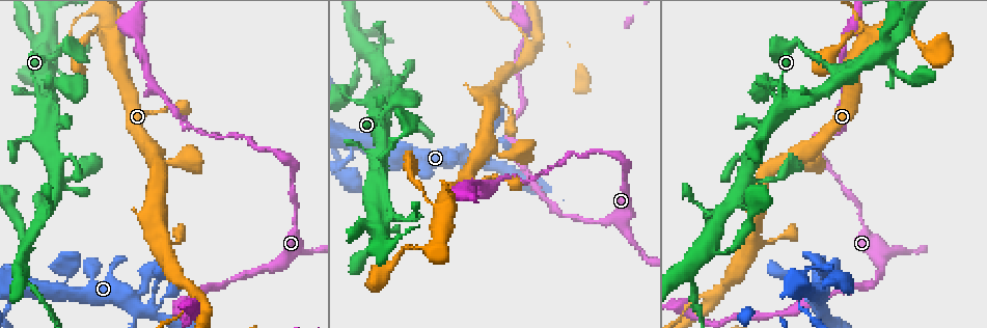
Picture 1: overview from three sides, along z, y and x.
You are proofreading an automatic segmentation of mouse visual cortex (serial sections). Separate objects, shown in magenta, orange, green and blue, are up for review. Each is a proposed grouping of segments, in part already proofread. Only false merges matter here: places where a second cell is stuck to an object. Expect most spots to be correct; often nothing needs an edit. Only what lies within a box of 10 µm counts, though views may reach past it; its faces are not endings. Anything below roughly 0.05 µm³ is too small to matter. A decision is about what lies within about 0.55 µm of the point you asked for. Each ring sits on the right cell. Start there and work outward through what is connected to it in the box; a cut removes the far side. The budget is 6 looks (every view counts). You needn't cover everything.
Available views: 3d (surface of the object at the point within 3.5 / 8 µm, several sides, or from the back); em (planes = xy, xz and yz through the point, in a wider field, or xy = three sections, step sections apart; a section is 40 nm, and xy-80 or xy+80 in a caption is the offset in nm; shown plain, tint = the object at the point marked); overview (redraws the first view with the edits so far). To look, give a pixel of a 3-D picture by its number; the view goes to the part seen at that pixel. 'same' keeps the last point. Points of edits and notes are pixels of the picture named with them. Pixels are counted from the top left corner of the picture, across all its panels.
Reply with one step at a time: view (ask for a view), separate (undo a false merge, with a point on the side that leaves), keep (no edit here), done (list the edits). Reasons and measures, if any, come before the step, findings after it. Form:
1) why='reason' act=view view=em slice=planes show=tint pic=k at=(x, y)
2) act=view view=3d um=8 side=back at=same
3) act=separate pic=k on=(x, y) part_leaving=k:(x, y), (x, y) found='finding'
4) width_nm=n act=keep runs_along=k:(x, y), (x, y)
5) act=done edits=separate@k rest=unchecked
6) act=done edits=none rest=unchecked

why='sharp bend' act=view view=3d um=8 side=back pic=1 at=(887, 57)

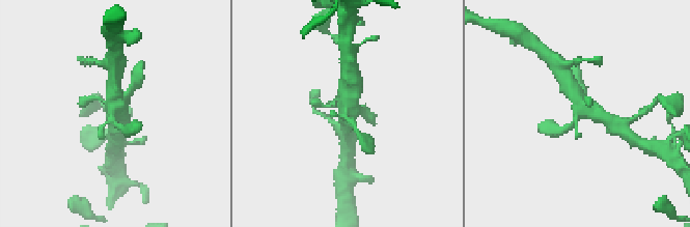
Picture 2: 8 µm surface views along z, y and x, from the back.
why='zoom in' act=view view=3d um=3.5 at=same

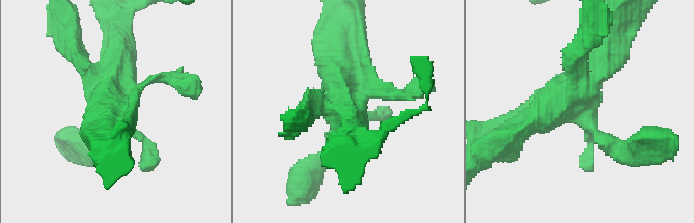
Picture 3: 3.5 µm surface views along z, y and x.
act=view view=em slice=xy step=1 show=tint pic=3 at=(578, 106)

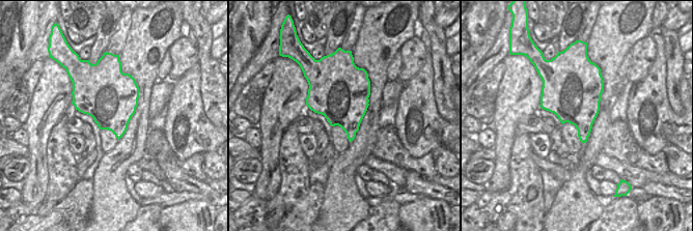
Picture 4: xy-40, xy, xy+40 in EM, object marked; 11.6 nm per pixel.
act=keep runs_along=3:(522, 128), (575, 92), (612, 32) found='all the same cell'

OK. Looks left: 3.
why='sharp bend' act=view view=3d um=3.5 pic=1 at=(802, 271)

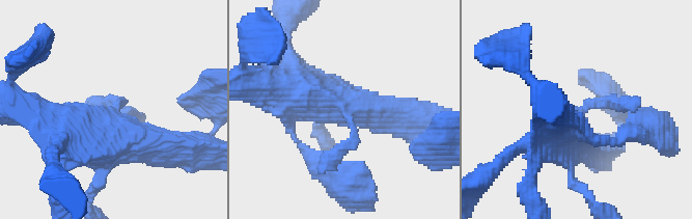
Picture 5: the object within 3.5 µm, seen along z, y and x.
why='need the tissue' act=view view=em slice=xy step=1 show=tint pic=5 at=(583, 113)

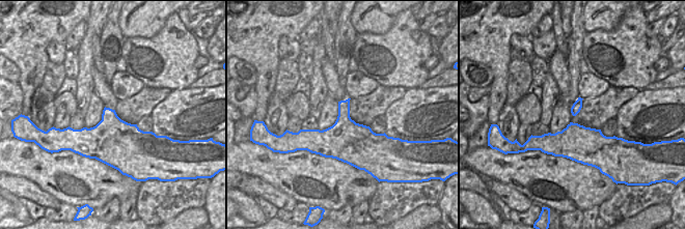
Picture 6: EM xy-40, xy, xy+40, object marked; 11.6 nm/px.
act=keep runs_along=5:(182, 148), (106, 104) found='continuous, no second cell'

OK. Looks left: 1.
act=done edits=none rest=unchecked

